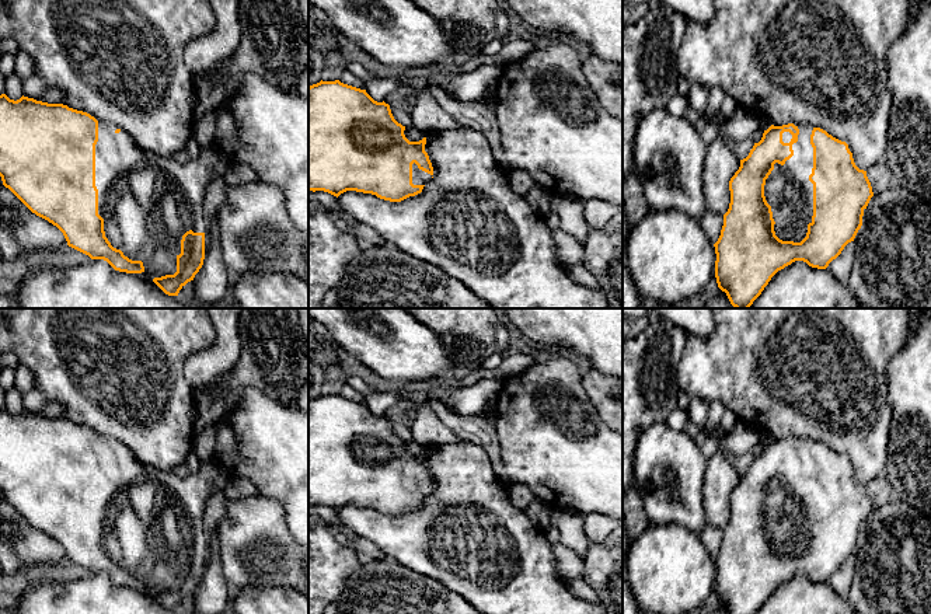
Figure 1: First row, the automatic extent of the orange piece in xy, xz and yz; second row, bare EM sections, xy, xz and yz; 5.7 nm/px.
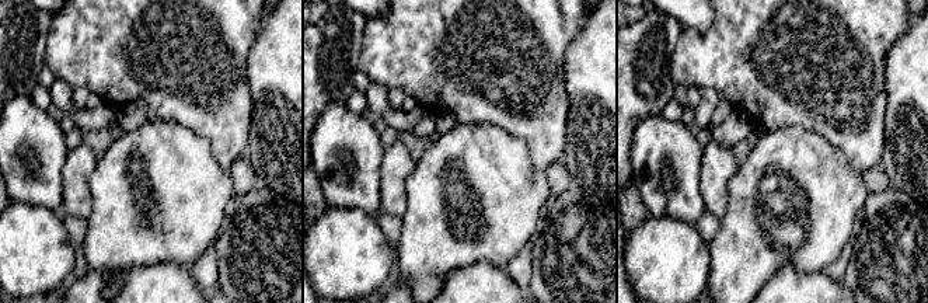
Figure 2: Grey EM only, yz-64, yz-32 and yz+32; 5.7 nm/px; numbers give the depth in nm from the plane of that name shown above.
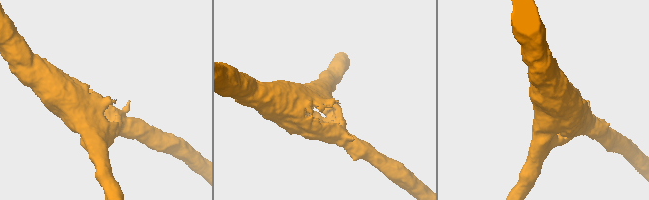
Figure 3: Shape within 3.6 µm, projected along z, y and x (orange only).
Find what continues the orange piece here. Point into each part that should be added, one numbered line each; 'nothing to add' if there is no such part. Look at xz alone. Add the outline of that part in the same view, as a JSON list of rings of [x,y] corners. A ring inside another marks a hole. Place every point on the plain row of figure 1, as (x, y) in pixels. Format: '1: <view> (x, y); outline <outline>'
1: xz (419, 491); outline [[[412,478],[412,498],[414,499],[425,499],[432,493],[433,489],[422,485],[418,482],[418,479]]]

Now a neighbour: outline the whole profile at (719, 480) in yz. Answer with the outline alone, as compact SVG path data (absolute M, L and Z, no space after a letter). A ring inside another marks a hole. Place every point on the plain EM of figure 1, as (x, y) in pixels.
M719 450L707 463L702 503L708 526L723 530L730 517L729 495L740 481L740 474Z

